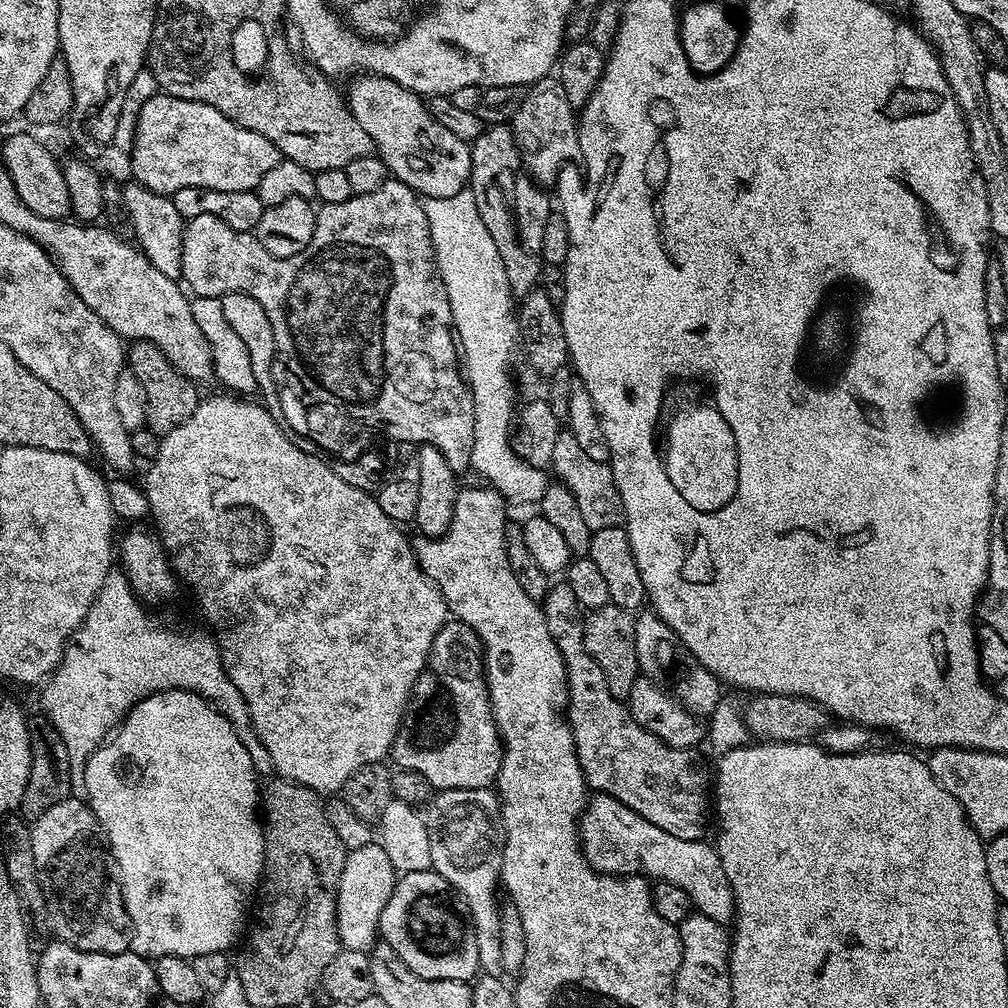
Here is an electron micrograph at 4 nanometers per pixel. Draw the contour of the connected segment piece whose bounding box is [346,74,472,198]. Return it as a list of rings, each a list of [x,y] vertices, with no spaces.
[[[360,74],[356,78],[352,89],[346,92],[348,109],[352,111],[354,118],[358,118],[358,126],[362,126],[366,134],[370,134],[375,155],[387,166],[389,173],[406,186],[410,186],[421,197],[450,198],[465,191],[472,178],[472,149],[469,141],[454,138],[454,134],[450,134],[450,130],[446,130],[442,122],[434,119],[425,97],[412,89],[375,74]]]

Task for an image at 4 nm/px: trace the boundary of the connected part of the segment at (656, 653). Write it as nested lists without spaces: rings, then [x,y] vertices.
[[[644,610],[636,616],[634,654],[638,658],[641,673],[647,679],[657,682],[676,680],[670,685],[670,691],[691,716],[711,717],[722,695],[722,682],[713,672],[706,670],[706,666],[702,666],[698,658],[690,655],[678,634],[674,634],[674,630],[670,630],[670,626],[666,626],[666,622],[662,622],[656,612]]]

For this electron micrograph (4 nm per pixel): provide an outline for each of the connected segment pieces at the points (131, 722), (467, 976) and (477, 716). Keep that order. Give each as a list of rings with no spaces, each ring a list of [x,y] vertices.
[[[170,688],[165,692],[156,692],[140,700],[128,711],[118,727],[111,733],[92,757],[86,762],[86,803],[98,818],[100,828],[105,834],[110,856],[116,859],[114,872],[118,877],[120,897],[124,900],[124,909],[128,911],[128,924],[132,934],[131,951],[145,958],[157,956],[182,956],[191,958],[198,954],[228,952],[237,947],[238,941],[245,935],[244,919],[248,916],[248,907],[253,907],[254,897],[262,884],[264,874],[264,829],[258,815],[258,777],[256,767],[250,762],[242,738],[219,710],[203,700],[197,692],[187,692],[181,688]]]
[[[437,872],[406,873],[397,879],[390,902],[382,910],[379,935],[414,974],[427,980],[468,982],[480,972],[476,928],[460,893]]]
[[[449,619],[440,627],[438,634],[434,634],[434,642],[430,646],[430,654],[428,655],[428,664],[424,667],[423,674],[417,678],[416,685],[412,687],[412,697],[408,699],[408,708],[404,711],[400,729],[392,743],[390,756],[391,759],[396,759],[395,767],[397,769],[405,768],[406,770],[414,770],[418,774],[422,774],[422,778],[426,778],[426,782],[431,784],[433,789],[436,790],[441,788],[474,790],[475,788],[487,788],[495,785],[496,775],[504,757],[504,745],[500,739],[500,732],[496,728],[496,720],[492,716],[492,703],[488,697],[488,681],[484,679],[484,658],[480,647],[480,639],[476,636],[476,632],[470,630],[470,626],[466,626],[461,620]]]

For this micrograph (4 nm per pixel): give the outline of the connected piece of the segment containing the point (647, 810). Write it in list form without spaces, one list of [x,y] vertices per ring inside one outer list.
[[[553,583],[544,595],[542,607],[550,638],[554,638],[554,646],[558,646],[566,666],[568,725],[585,784],[593,793],[618,798],[622,806],[630,806],[634,814],[642,814],[646,822],[654,822],[658,830],[666,830],[674,838],[704,840],[704,831],[710,828],[709,769],[704,769],[693,749],[666,746],[650,730],[638,726],[627,703],[610,694],[602,669],[586,650],[586,612],[568,583]]]

